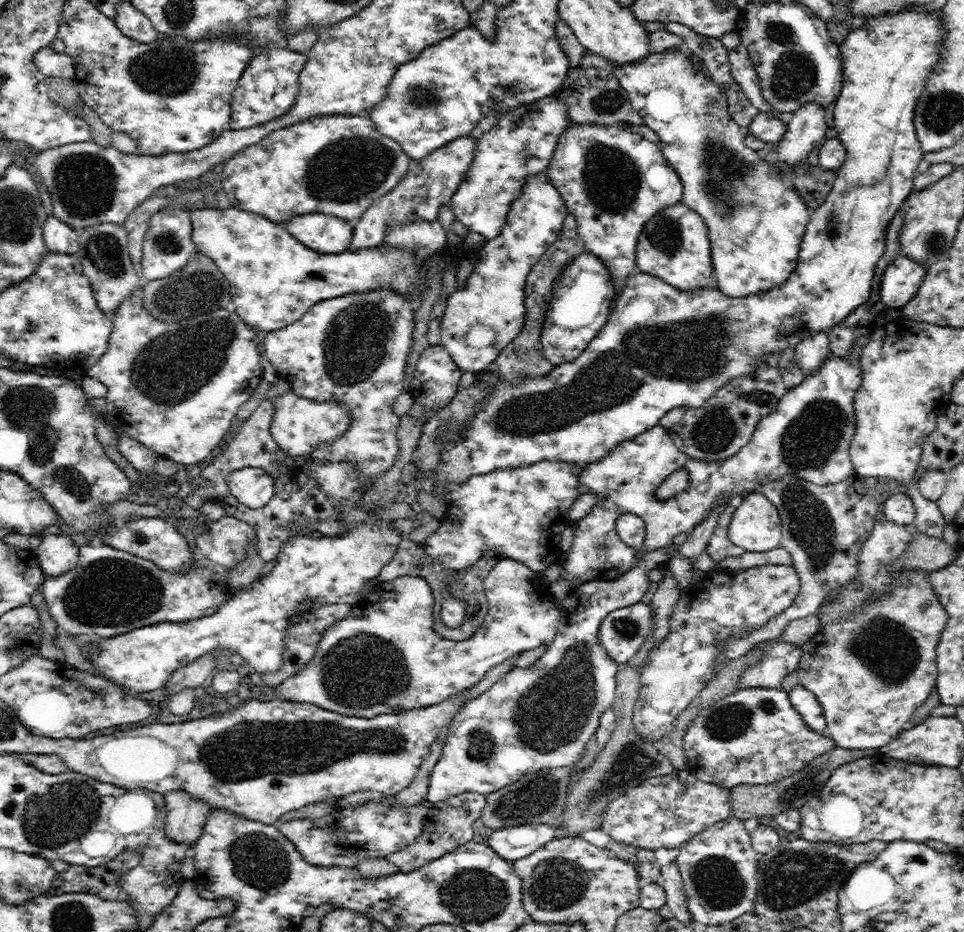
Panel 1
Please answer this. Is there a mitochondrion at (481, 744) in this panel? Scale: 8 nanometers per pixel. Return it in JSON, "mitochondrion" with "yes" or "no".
{"mitochondrion":"yes"}

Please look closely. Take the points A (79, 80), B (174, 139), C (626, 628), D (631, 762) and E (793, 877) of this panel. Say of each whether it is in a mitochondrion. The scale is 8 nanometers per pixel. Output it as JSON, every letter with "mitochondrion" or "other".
{"A":"other","B":"other","C":"mitochondrion","D":"mitochondrion","E":"mitochondrion"}

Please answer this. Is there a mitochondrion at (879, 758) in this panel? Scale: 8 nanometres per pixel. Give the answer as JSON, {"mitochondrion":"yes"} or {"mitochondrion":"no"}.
{"mitochondrion":"no"}

